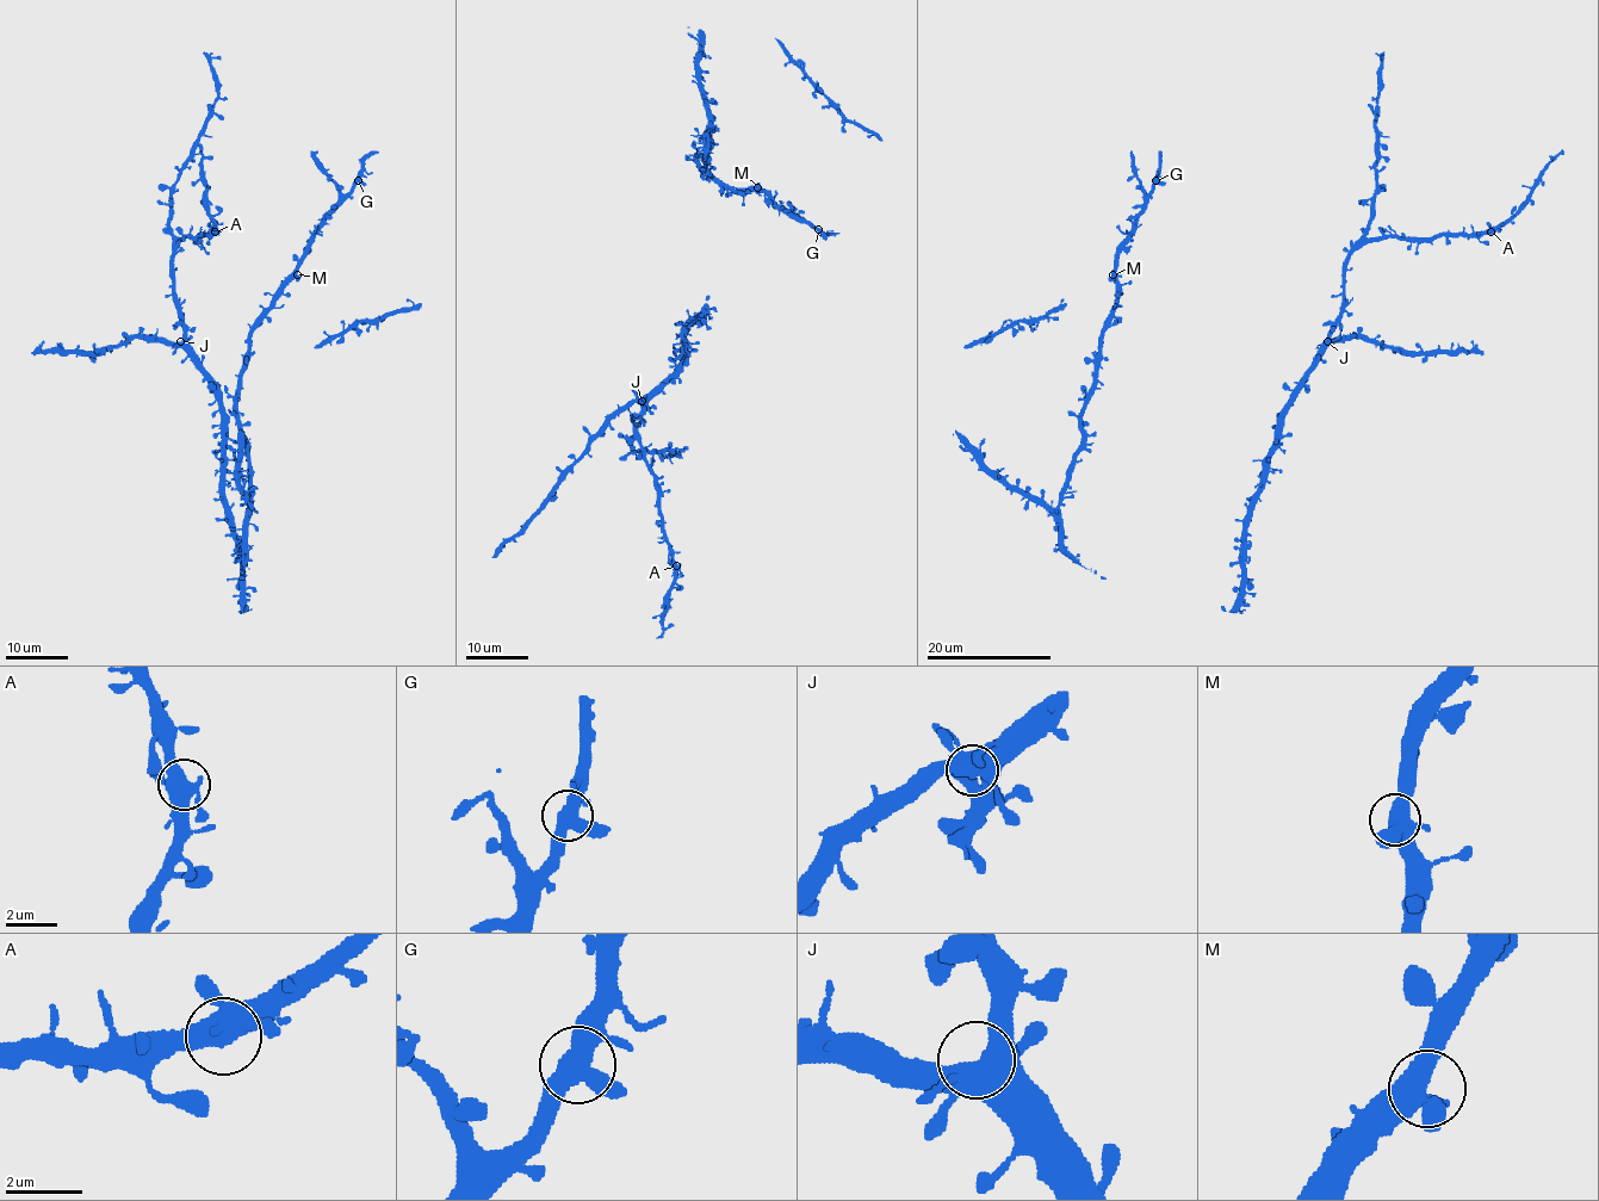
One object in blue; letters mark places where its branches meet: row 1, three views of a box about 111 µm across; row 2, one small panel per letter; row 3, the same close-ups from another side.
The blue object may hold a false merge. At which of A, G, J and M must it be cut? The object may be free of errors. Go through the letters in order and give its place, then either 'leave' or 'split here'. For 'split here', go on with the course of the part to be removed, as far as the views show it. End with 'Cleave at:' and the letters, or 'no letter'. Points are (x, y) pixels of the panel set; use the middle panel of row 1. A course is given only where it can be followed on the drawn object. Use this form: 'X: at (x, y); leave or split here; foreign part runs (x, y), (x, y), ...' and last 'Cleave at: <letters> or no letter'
A: at (676, 565); leave
G: at (818, 229); leave
J: at (642, 401); leave
M: at (757, 187); leave
Cleave at: no letter

